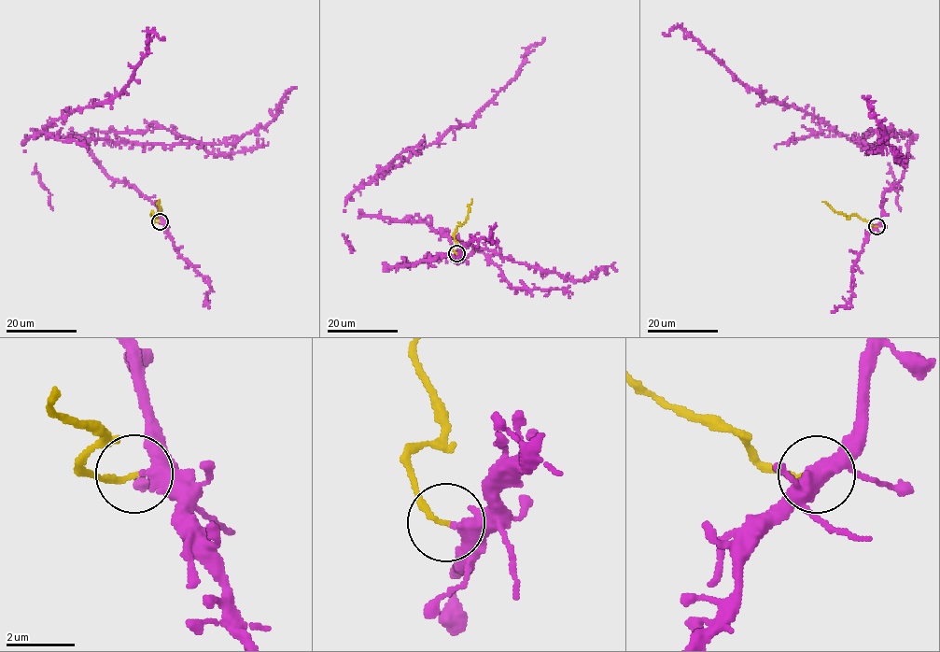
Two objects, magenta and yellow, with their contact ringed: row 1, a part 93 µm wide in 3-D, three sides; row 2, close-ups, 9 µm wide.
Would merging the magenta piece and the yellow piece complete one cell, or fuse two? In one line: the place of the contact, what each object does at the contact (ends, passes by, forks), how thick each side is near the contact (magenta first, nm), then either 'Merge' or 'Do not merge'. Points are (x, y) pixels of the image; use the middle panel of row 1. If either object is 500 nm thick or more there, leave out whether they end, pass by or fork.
Place: (456, 253). At the ring magenta passes by. At the ring yellow ends. Thickness 340 nm (magenta) against 160 nm. Do not merge

